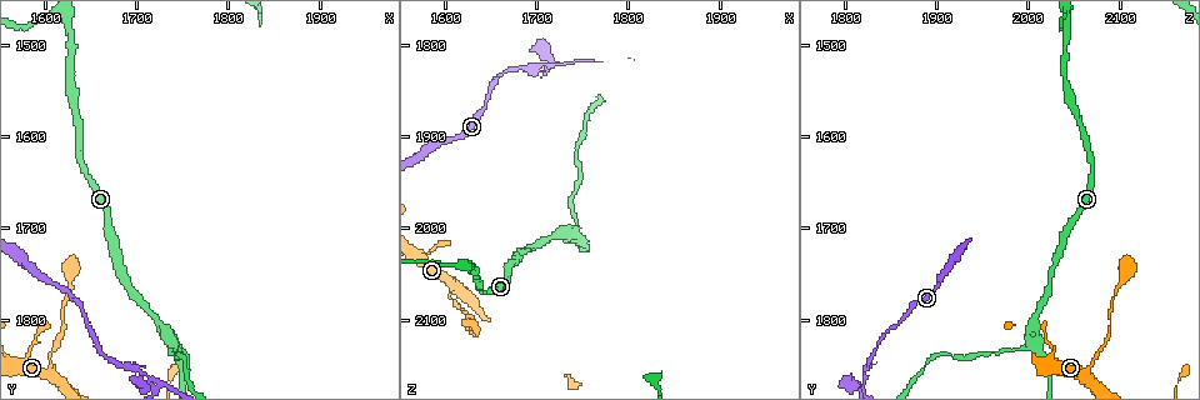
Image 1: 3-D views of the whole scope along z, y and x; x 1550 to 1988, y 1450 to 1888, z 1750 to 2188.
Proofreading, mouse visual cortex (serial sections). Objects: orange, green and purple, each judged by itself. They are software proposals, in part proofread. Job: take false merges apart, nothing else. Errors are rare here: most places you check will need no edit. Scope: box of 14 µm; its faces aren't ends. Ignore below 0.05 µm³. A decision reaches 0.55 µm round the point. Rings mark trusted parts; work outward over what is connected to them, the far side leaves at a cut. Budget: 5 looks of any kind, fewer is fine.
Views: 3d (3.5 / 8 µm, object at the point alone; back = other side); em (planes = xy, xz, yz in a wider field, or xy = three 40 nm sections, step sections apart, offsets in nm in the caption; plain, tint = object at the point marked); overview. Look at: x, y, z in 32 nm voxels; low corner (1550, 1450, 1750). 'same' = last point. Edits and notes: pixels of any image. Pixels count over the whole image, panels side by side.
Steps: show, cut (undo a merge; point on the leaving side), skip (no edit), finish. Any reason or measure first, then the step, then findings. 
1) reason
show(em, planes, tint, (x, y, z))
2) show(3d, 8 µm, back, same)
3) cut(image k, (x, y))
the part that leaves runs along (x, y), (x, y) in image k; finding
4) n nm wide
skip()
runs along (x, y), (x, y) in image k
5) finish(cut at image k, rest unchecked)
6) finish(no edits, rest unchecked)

sudden change in width
show(3d, 3.5 µm, (1720, 1865, 1820))

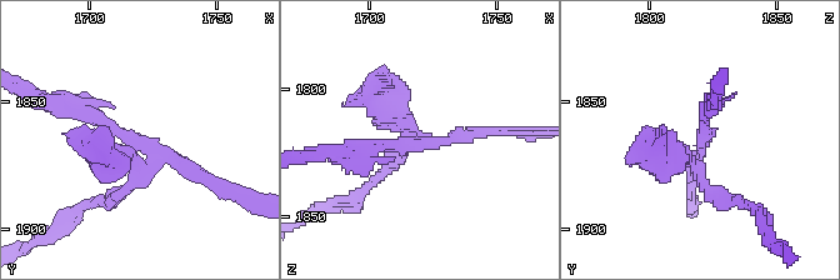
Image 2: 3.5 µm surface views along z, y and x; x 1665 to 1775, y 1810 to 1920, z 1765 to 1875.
4 arms; arms of 150, 150, 150, 300 nm; shape alone is not enough
show(em, planes, tint, (1724, 1867, 1821))

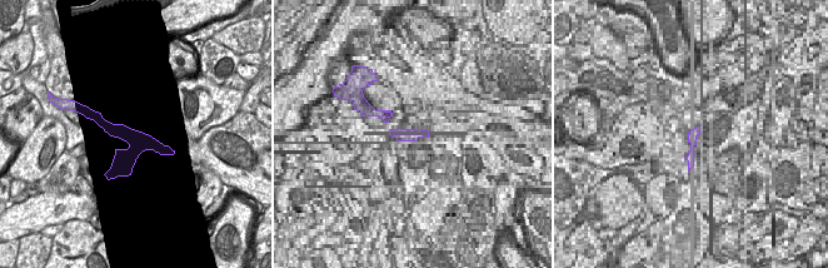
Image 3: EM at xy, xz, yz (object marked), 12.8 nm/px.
cut(image 2, (390, 116))
the part that leaves runs along (701, 158), (660, 161), (646, 128) in image 2; a second cell is stuck on

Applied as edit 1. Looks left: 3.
see it whole again
show(overview)

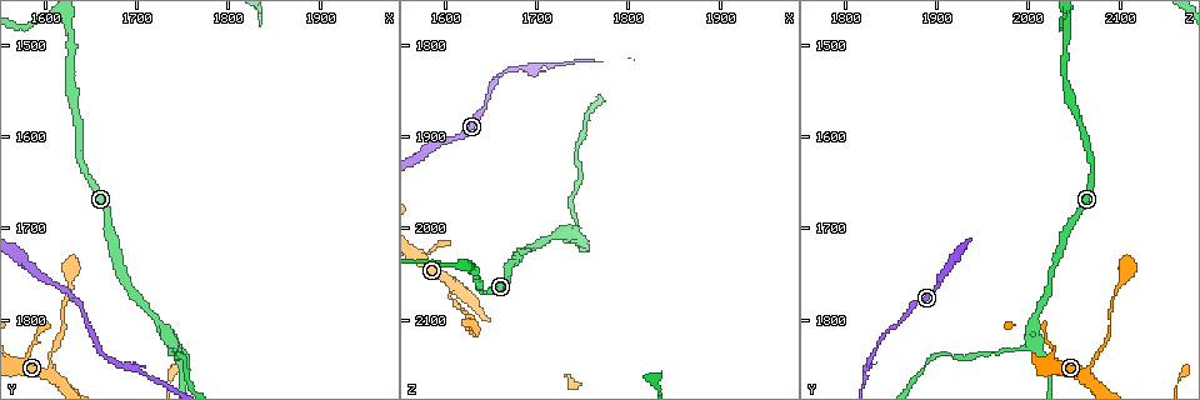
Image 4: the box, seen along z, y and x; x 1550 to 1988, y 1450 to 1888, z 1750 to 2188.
side arm on a straight run
show(3d, 8 µm, (1725, 1805, 2005))

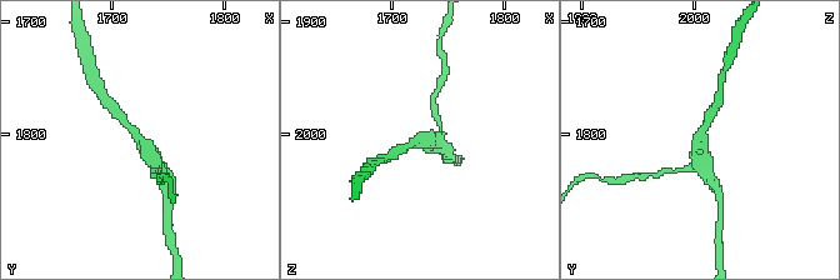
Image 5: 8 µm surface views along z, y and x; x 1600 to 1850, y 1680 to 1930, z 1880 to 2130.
3 arms; arms of 250, 250, 300 nm; now the EM
show(em, xy, step 5, tint, (1726, 1806, 2008))

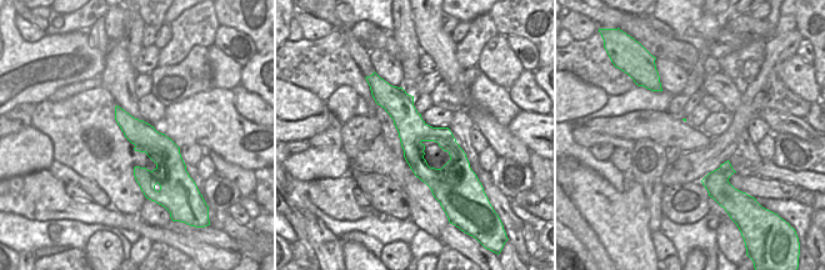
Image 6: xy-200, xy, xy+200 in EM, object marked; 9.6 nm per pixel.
skip()
runs along (115, 113), (158, 159), (161, 168) in image 5; all the same cell

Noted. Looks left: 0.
finish(cut at image 2, rest unchecked)

